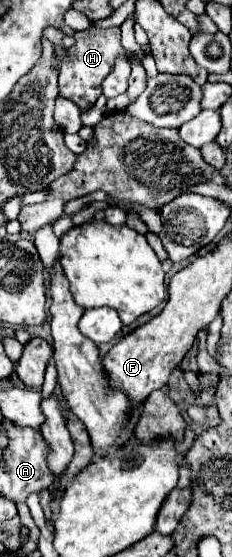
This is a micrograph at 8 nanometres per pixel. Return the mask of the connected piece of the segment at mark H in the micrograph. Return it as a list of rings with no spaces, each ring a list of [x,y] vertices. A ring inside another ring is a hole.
[[[92,25],[90,29],[76,31],[74,33],[76,45],[68,49],[68,59],[60,67],[60,95],[74,101],[80,109],[88,109],[96,103],[100,91],[102,91],[102,81],[106,75],[114,69],[116,59],[128,59],[130,63],[142,63],[148,51],[142,51],[140,55],[130,55],[122,43],[120,43],[120,27],[108,27],[100,29]]]

